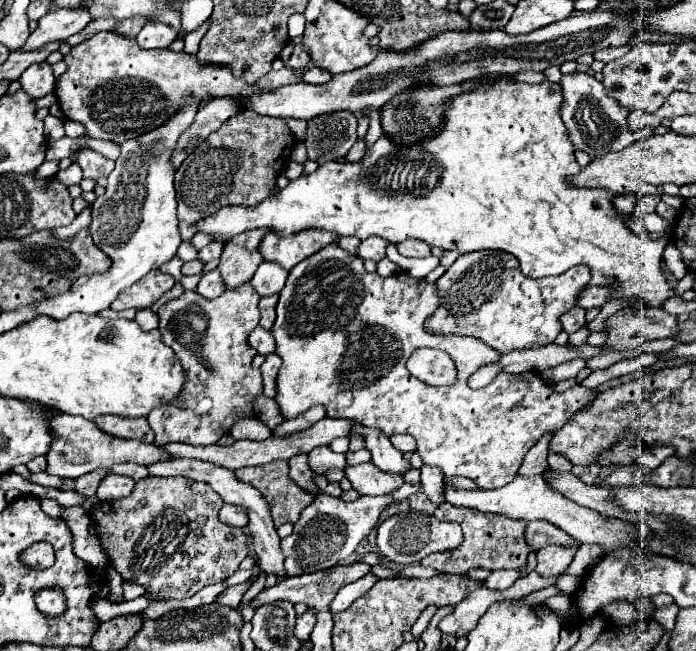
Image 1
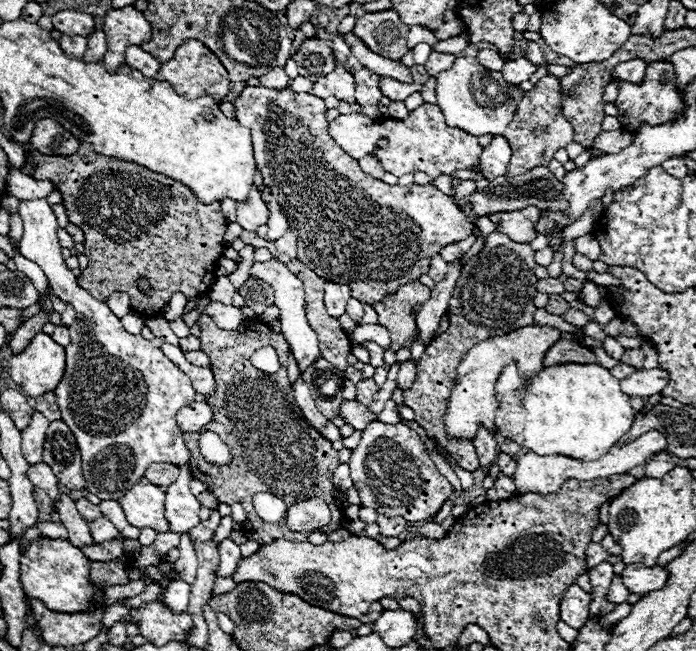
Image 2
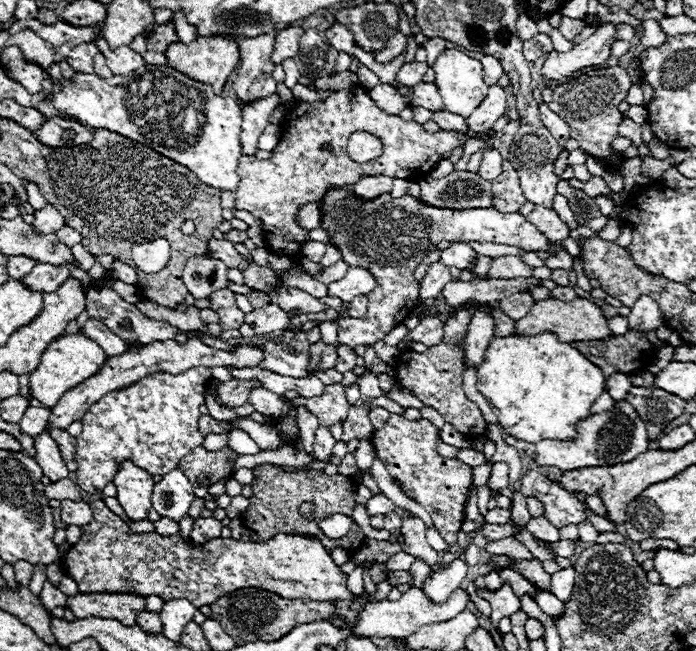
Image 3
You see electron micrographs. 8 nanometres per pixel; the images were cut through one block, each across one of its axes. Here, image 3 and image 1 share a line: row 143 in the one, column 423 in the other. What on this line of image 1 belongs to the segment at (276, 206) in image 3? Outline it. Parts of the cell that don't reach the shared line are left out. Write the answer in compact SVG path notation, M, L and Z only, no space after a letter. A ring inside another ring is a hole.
M328 244L328 248L322 248L308 260L296 264L280 292L276 306L278 318L272 326L272 335L275 352L283 363L276 378L274 400L278 402L284 420L292 420L312 406L324 406L330 418L354 418L364 426L380 428L386 436L410 434L418 444L424 464L438 466L444 476L466 476L480 488L500 488L516 478L526 452L544 432L556 432L576 410L590 404L596 394L580 384L556 394L536 372L500 372L500 376L496 376L496 380L492 380L486 388L472 390L468 386L468 378L484 364L500 360L500 352L488 348L488 344L476 340L474 336L428 332L424 324L438 304L440 298L436 286L424 278L420 282L406 272L386 278L370 274L364 270L364 262L358 256L348 254L338 244ZM418 348L438 348L448 352L458 368L458 382L454 386L438 388L414 378L406 368L406 362Z

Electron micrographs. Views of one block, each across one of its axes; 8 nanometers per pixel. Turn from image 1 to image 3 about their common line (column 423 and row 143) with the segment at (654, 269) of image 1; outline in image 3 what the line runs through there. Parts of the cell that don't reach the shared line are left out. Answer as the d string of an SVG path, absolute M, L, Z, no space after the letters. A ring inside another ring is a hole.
M146 64L132 74L106 80L96 74L76 74L74 82L64 80L62 88L54 84L54 92L48 98L56 110L76 116L84 126L106 128L152 146L166 158L190 168L206 186L218 190L238 188L236 166L242 156L242 110L236 100L216 96L210 84L192 80L170 66Z

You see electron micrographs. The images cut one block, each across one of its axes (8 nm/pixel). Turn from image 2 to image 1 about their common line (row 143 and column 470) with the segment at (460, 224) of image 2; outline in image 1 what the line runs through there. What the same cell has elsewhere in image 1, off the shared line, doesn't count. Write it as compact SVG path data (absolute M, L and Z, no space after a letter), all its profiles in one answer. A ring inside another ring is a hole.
M478 250L462 254L436 282L440 306L426 328L430 332L476 336L502 354L516 348L546 346L562 332L560 316L576 306L590 278L590 268L584 264L560 276L526 278L518 268L518 260L508 252Z

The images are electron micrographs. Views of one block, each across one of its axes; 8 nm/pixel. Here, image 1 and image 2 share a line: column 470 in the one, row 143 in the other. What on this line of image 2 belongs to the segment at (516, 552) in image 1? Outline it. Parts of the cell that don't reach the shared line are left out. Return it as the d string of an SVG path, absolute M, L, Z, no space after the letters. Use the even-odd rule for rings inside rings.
M544 76L536 82L532 90L524 94L524 100L518 104L514 120L508 124L504 138L512 148L512 160L508 164L508 176L524 174L536 166L548 166L554 158L554 152L566 148L572 142L574 130L572 124L562 114L562 86L556 76Z

